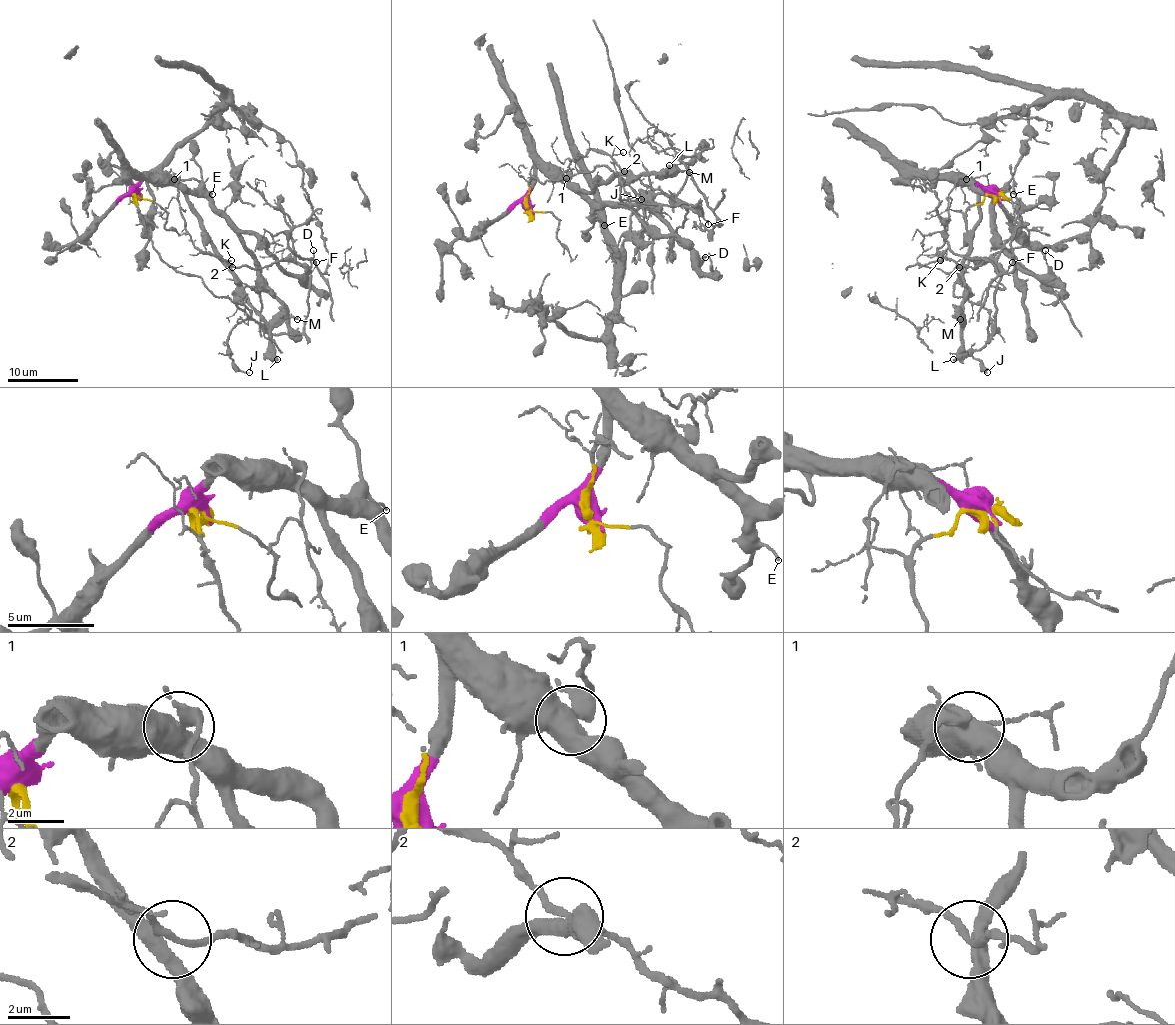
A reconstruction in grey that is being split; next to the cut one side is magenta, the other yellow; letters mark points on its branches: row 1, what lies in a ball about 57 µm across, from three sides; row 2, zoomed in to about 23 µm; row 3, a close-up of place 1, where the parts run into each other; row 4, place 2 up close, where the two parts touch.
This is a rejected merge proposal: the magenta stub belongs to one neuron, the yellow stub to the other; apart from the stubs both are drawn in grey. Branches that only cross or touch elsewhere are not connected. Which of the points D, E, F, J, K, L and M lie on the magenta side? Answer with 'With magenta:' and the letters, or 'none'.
With magenta: D, E, L, M

